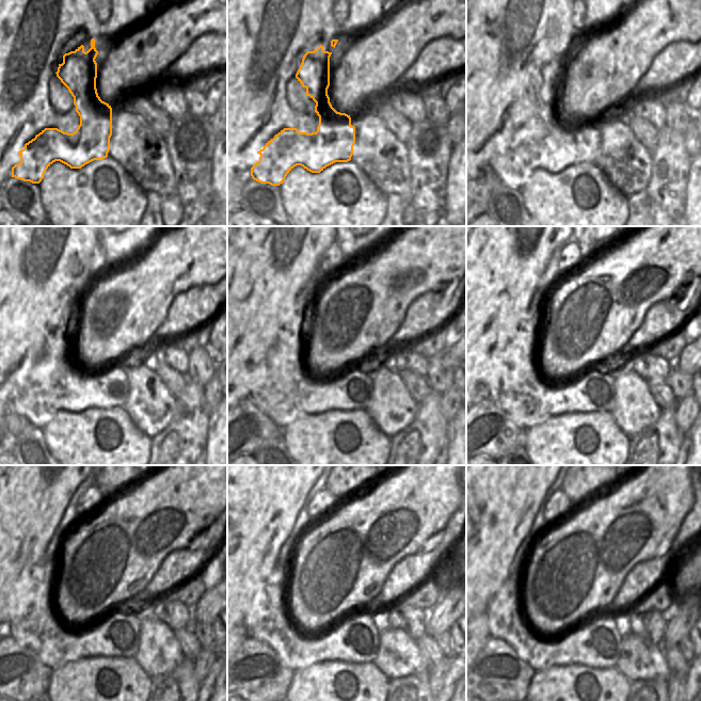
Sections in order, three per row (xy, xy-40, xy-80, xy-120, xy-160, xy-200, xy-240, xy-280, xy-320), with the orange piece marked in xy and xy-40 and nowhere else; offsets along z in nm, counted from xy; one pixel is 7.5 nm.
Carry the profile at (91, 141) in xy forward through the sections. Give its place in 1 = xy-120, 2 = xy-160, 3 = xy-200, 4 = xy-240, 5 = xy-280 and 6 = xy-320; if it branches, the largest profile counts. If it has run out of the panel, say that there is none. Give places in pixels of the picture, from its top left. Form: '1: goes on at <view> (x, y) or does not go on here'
1: goes on at xy-120 (45, 394)
2: goes on at xy-160 (285, 396)
3: goes on at xy-200 (529, 399)
4: goes on at xy-240 (56, 642)
5: goes on at xy-280 (355, 640)
6: goes on at xy-320 (595, 642)

